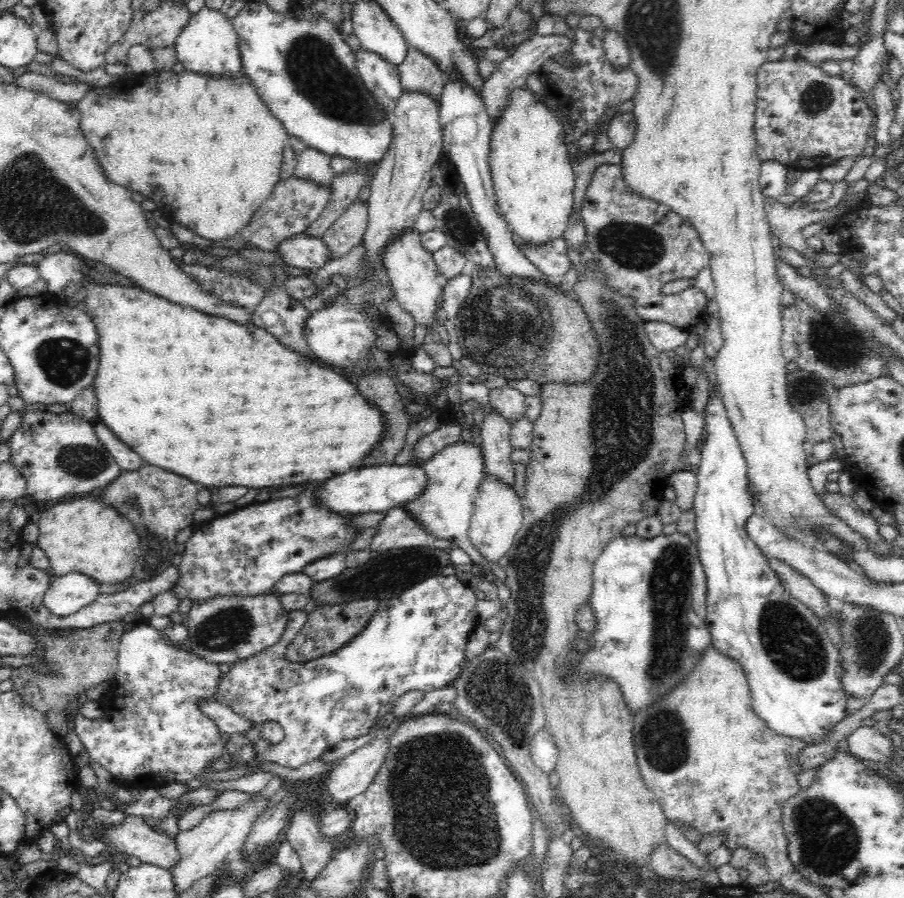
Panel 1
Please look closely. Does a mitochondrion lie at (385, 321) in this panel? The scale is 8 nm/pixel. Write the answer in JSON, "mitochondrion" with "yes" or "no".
{"mitochondrion":"no"}

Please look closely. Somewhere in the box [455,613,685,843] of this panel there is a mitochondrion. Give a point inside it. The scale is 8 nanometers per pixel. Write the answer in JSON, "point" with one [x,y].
{"point":[497,686]}

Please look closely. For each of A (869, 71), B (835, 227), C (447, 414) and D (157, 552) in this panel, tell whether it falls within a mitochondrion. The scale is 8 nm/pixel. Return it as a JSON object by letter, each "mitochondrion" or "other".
{"A":"other","B":"other","C":"other","D":"mitochondrion"}

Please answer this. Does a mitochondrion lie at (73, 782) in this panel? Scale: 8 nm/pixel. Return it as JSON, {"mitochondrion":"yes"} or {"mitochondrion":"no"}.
{"mitochondrion":"no"}

